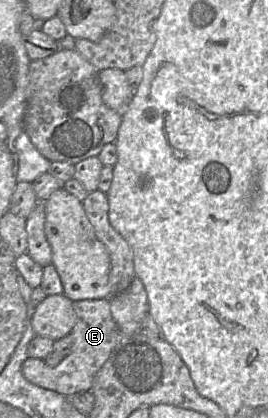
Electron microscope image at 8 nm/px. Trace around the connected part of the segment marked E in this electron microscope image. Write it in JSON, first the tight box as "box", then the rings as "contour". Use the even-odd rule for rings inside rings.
{"box":[22,298,120,396],"contour":[[[109,298],[75,301],[73,307],[76,322],[70,332],[73,340],[71,353],[56,367],[50,367],[38,358],[27,358],[22,365],[22,374],[27,381],[64,396],[91,389],[96,373],[107,361],[120,337],[119,328],[110,311]]]}

